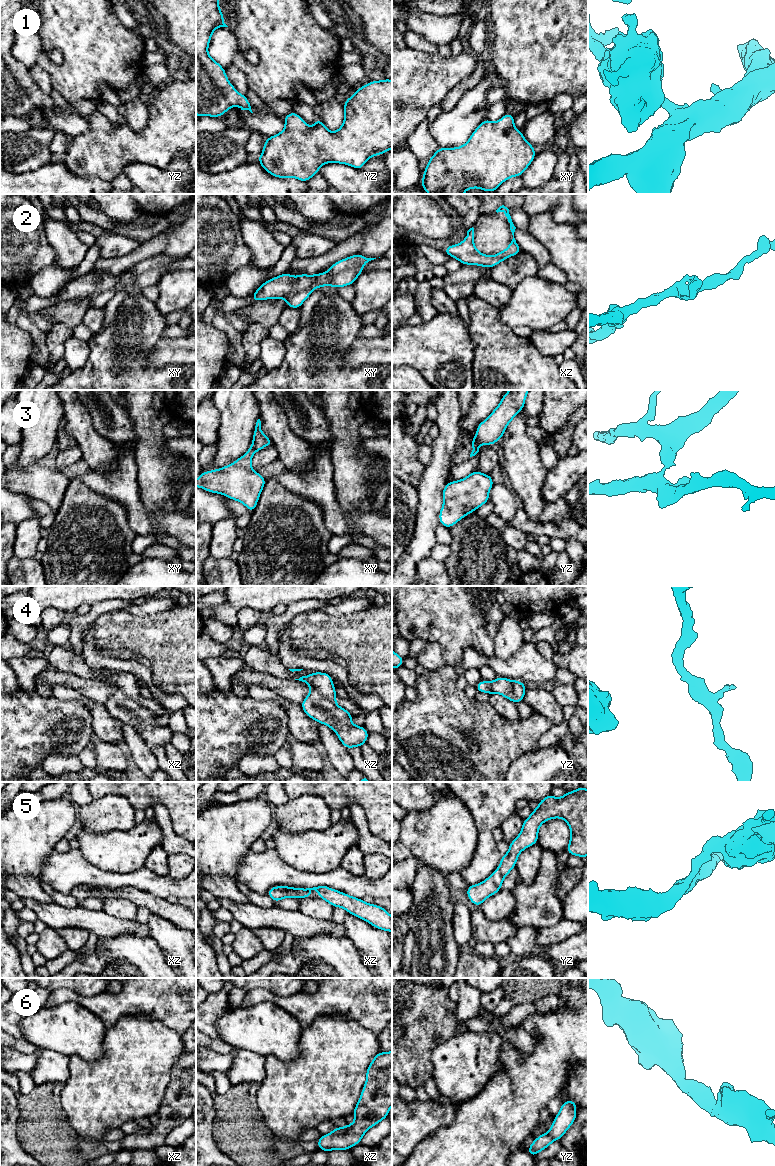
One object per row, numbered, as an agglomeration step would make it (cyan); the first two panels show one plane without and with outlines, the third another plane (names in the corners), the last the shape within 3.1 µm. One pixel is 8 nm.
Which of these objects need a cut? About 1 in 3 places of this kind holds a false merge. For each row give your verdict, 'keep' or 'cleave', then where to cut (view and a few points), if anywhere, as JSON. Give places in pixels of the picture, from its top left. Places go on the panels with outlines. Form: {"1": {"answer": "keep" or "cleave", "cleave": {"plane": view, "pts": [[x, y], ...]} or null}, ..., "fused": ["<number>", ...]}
{"1": {"answer": "keep", "cleave": null}, "2": {"answer": "keep", "cleave": null}, "3": {"answer": "cleave", "cleave": {"plane": "xy", "pts": [[251, 446], [255, 451]]}}, "4": {"answer": "keep", "cleave": null}, "5": {"answer": "keep", "cleave": null}, "6": {"answer": "keep", "cleave": null}, "fused": ["3"]}

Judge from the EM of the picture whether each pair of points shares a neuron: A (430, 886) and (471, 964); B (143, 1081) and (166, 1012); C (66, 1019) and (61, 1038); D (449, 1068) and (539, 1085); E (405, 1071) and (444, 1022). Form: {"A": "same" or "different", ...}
{"A": "different", "B": "different", "C": "same", "D": "different", "E": "same"}

